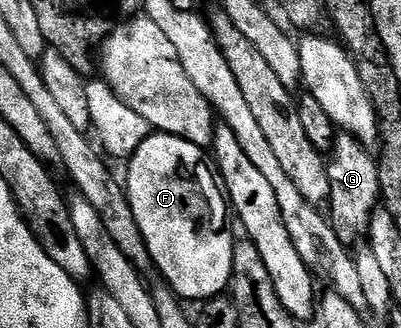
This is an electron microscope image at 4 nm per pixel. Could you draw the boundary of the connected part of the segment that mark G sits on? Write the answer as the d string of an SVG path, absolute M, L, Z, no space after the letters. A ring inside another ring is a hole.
M346 132L335 134L332 158L327 164L330 193L328 218L341 243L350 247L369 232L371 217L381 200L377 158L354 135Z

